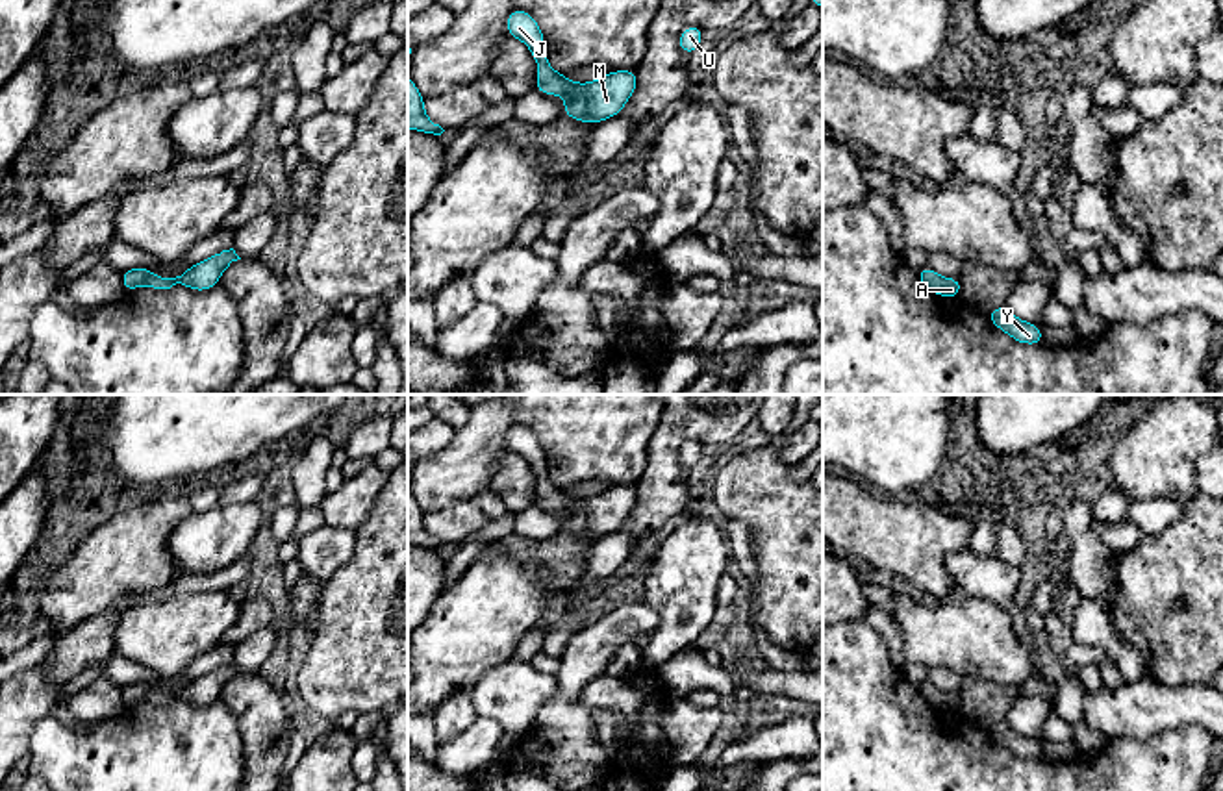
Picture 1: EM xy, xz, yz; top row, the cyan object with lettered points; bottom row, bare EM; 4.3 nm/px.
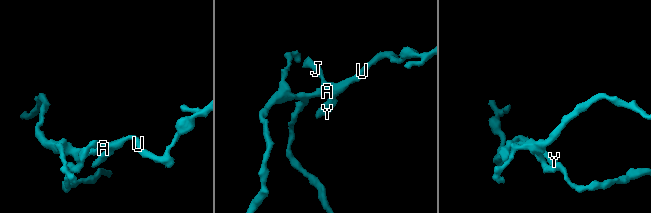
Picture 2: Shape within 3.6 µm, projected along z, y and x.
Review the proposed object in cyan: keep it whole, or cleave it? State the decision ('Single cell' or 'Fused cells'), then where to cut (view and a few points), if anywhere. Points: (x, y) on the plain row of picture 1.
Single cell. No split

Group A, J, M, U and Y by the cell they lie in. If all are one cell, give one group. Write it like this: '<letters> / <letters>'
A J M U Y

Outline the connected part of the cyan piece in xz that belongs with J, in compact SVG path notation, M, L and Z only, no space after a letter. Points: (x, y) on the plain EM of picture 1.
M519 422L508 430L506 445L510 452L521 454L530 463L537 478L536 506L567 511L561 530L597 539L619 530L636 506L636 485L613 485L589 498L574 498L565 489L558 489L547 476L545 452L537 435Z

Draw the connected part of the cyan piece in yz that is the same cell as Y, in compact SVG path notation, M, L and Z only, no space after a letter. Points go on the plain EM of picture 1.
M1006 719L993 722L991 726L986 728L991 735L993 741L1001 743L1006 747L1014 756L1025 758L1025 760L1041 760L1045 758L1043 747L1027 735L1021 735L1014 732Z

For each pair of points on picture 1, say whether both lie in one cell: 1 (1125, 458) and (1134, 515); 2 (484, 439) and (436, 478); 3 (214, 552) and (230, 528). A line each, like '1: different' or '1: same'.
1: different
2: same
3: same

